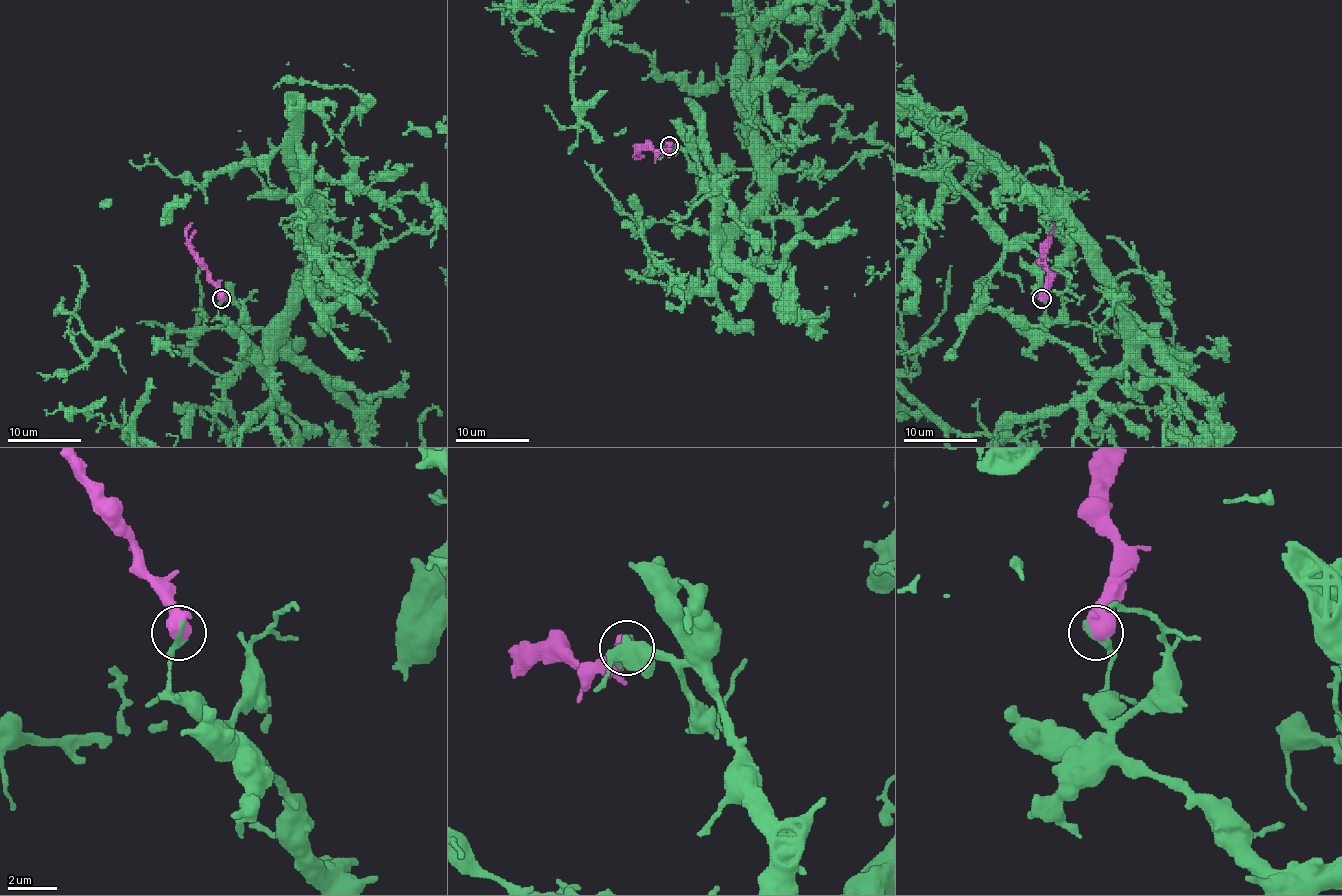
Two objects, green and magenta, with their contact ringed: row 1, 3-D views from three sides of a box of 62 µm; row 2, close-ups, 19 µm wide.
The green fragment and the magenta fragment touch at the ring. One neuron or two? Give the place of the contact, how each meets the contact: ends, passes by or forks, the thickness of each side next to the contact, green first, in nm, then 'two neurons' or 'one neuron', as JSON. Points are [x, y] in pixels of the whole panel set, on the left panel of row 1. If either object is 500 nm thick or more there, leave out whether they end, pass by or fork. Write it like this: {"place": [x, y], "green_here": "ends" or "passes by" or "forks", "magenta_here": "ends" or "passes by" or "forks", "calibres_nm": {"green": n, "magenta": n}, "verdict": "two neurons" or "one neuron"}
{"place": [221, 298], "calibres_nm": {"green": 240, "magenta": 800}, "verdict": "two neurons"}

